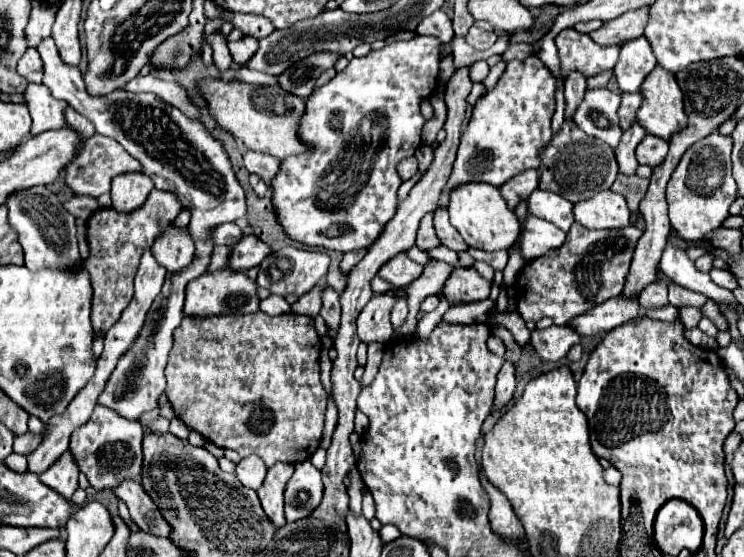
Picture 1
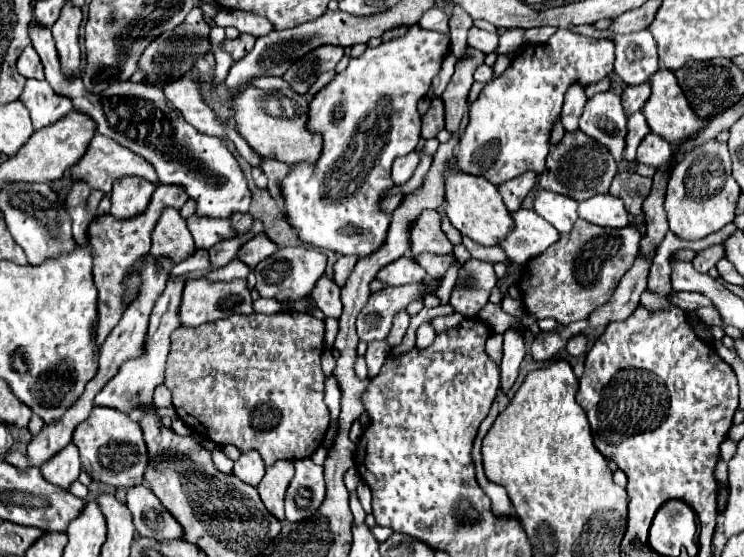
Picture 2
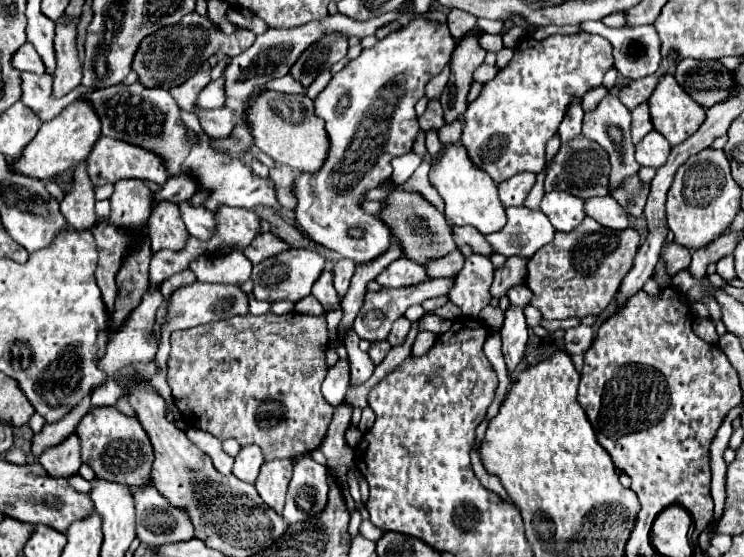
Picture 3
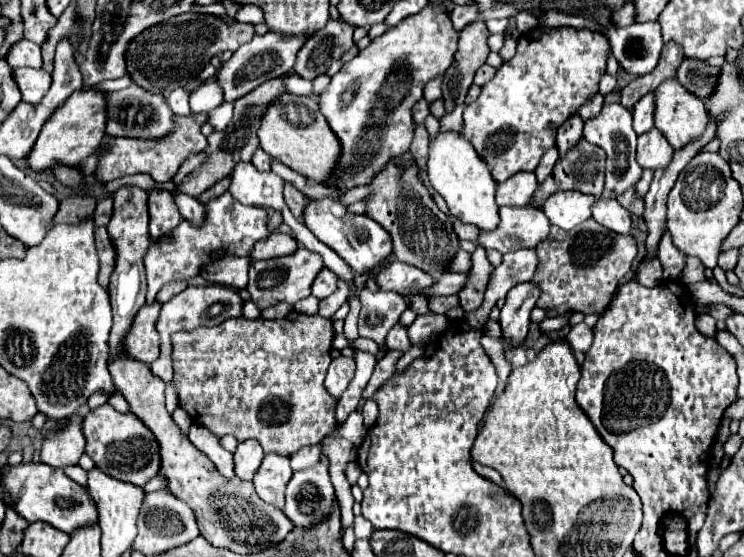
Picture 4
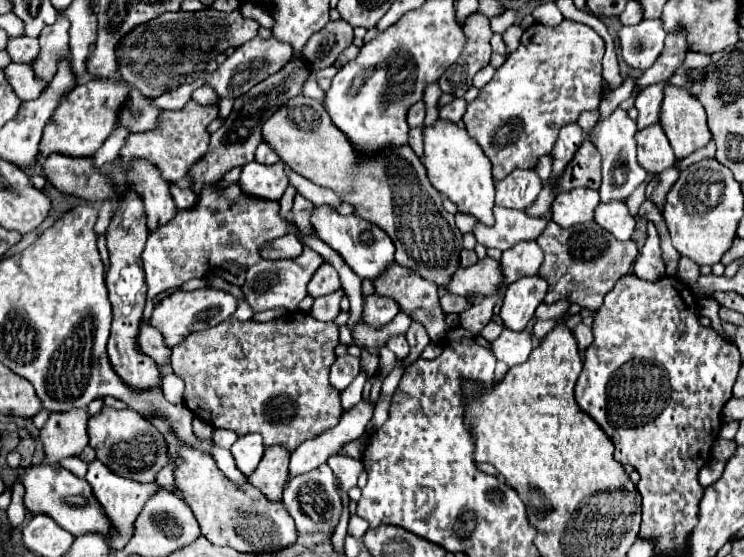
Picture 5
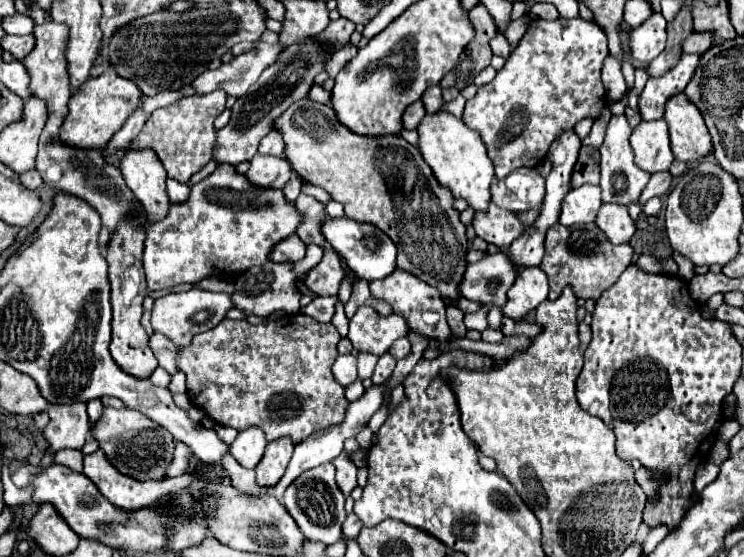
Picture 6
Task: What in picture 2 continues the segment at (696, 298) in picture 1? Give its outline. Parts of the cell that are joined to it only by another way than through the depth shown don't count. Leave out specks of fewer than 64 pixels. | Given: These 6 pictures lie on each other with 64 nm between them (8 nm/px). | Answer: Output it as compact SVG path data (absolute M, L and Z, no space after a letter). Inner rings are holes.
M672 292L670 294L670 300L674 304L678 304L686 312L692 312L692 310L696 310L700 306L710 306L712 304L706 296L702 296L698 292Z

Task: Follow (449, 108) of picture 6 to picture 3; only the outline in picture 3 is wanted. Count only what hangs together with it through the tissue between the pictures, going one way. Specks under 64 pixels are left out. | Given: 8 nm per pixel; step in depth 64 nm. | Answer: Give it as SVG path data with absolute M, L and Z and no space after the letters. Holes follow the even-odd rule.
M456 118L454 122L446 122L440 130L438 130L438 136L440 136L440 142L460 142L460 132L462 132L462 118Z

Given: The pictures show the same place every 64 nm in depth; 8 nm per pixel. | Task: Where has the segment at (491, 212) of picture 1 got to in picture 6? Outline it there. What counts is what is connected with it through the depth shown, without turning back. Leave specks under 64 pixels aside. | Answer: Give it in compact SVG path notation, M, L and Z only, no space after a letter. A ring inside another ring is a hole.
M444 110L426 114L416 130L422 158L432 168L436 180L446 186L454 198L464 198L474 210L486 210L490 202L490 182L494 178L494 168L480 134Z

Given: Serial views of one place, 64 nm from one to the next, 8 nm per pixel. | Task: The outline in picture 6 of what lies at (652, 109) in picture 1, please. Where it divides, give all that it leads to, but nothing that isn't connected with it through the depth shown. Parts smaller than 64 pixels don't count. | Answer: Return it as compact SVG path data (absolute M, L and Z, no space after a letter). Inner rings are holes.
M676 94L666 104L664 120L670 130L670 146L674 158L688 166L700 164L712 152L712 140L700 110L684 96Z

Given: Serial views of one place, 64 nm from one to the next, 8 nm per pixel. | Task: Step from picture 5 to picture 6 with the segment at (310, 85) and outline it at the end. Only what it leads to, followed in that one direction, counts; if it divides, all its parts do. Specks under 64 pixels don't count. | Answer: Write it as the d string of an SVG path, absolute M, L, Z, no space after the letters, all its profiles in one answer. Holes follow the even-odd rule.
M314 84L314 90L310 90L308 94L314 102L320 102L320 104L332 104L332 94L328 90L324 90L322 86Z

